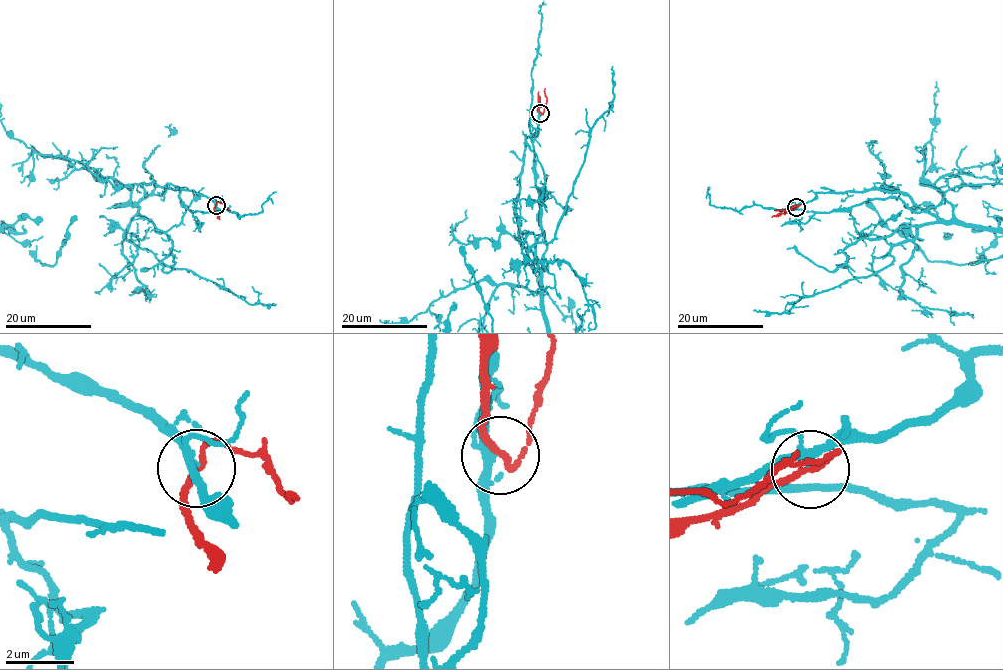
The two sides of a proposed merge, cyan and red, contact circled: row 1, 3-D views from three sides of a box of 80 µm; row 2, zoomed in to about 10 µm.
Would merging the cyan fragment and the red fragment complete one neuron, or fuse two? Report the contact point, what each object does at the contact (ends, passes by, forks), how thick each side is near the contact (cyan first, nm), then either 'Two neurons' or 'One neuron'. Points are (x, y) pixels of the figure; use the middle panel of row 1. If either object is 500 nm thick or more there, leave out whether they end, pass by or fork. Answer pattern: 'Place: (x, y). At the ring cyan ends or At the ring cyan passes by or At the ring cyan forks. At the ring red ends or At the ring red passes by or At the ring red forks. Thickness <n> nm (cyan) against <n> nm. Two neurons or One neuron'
Place: (540, 113). At the ring cyan forks. At the ring red passes by. Thickness 180 nm (cyan) against 160 nm. Two neurons

